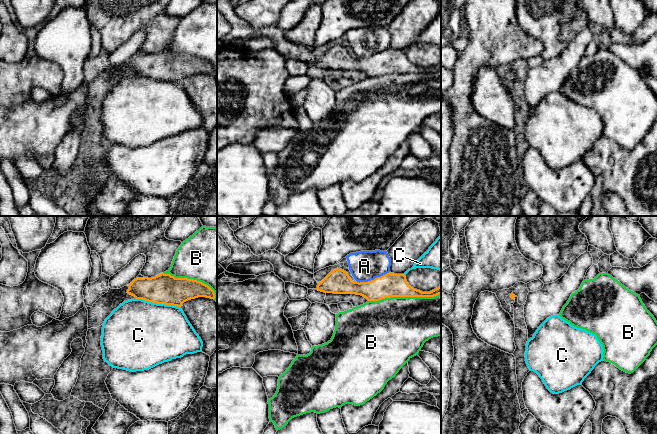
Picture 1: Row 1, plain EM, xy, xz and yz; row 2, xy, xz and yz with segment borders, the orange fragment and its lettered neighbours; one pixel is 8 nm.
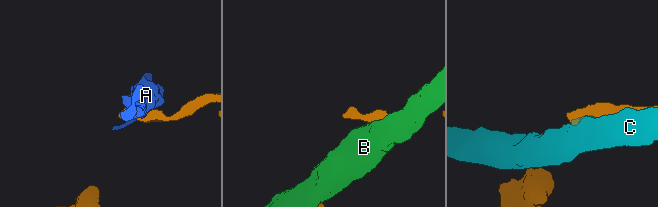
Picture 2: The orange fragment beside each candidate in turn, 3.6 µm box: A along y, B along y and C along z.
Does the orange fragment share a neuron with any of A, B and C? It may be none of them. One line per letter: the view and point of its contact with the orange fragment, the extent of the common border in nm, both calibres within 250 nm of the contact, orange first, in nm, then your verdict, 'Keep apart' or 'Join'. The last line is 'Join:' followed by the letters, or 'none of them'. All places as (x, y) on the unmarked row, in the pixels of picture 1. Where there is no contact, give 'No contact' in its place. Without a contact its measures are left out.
A: Touches orange at xz (374, 55). Shared border 280 nm. Thickness 190 nm (orange) against 240 nm. Keep apart
B: Touches orange at xz (404, 72). Shared border 600 nm. Thickness 190 nm (orange) against 480 nm. Keep apart
C: Touches orange at xy (158, 79). Shared border 360 nm. Thickness 240 nm (orange) against 500 nm. Keep apart
Join: none of them

